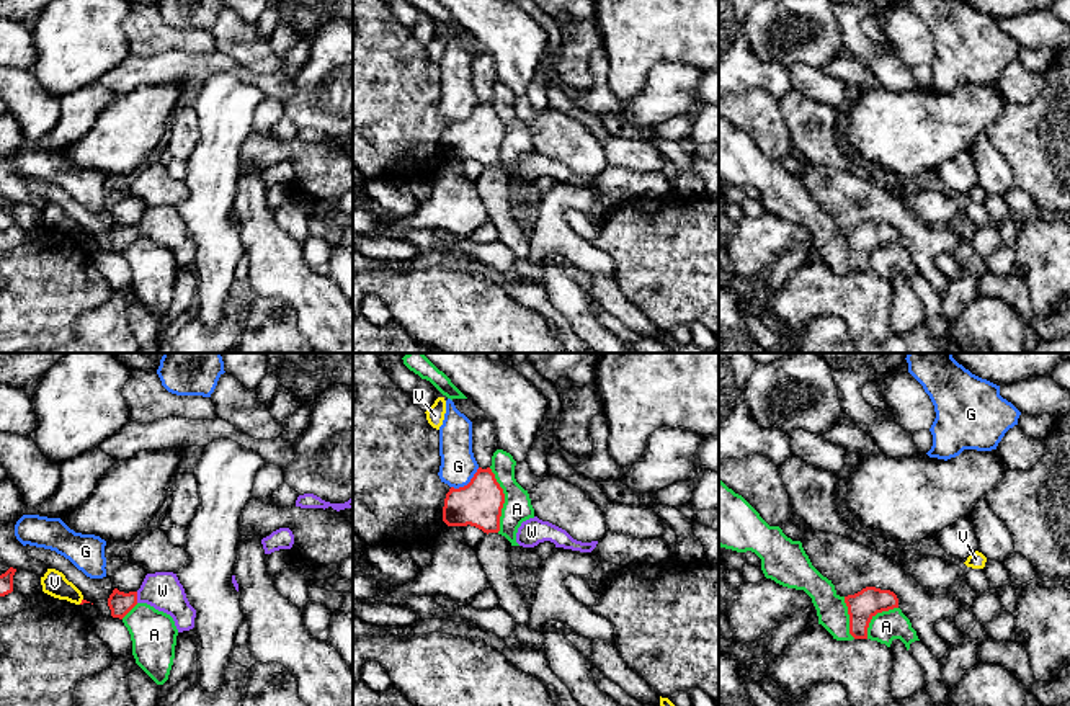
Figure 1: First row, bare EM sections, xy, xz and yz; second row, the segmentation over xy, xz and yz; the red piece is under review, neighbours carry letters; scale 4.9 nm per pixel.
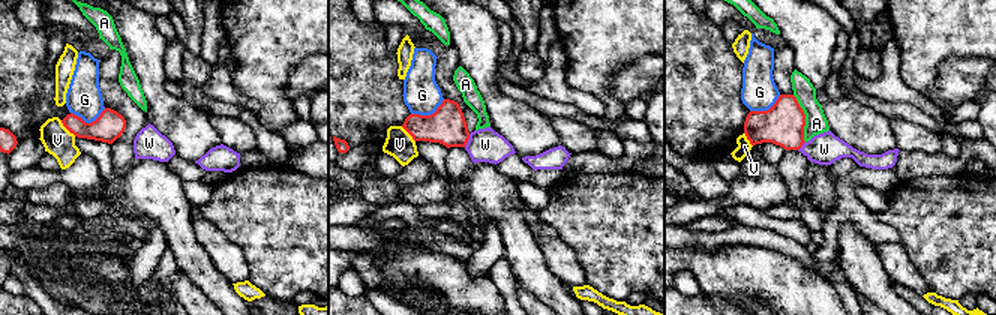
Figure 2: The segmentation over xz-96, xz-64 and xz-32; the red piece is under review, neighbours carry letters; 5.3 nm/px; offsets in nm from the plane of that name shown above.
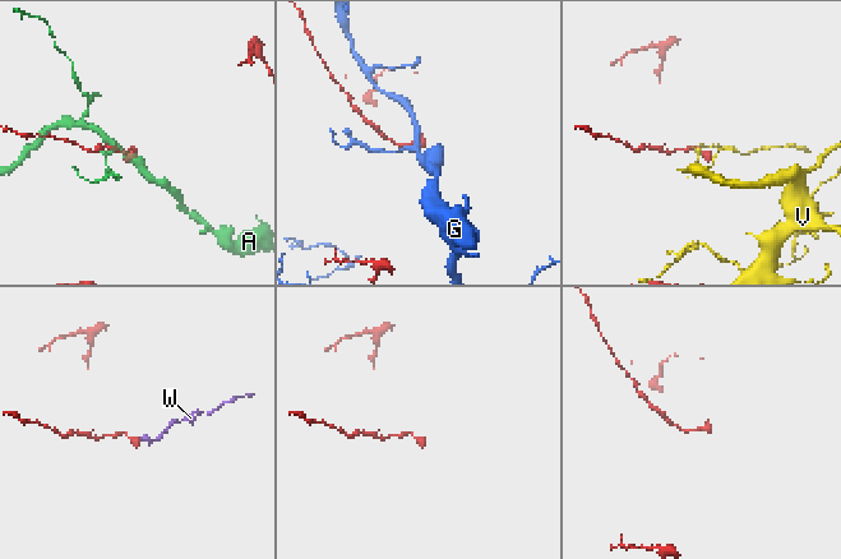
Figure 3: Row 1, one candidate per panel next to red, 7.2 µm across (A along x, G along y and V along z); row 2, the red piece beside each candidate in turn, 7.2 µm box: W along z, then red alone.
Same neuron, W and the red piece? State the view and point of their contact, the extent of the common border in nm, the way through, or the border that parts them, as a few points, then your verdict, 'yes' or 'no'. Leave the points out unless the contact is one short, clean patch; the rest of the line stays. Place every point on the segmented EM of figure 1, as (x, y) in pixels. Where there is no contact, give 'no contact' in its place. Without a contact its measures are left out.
xy (136, 597) | 60 nm | across xy (120, 603), (136, 597), (162, 590) | yes

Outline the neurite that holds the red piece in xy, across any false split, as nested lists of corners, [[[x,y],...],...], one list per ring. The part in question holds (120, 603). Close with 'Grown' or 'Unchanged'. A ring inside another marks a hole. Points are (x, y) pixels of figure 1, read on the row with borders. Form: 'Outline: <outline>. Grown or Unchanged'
Outline: [[[173,572],[147,574],[137,592],[119,592],[108,598],[113,618],[123,619],[137,603],[147,603],[158,611],[170,614],[178,632],[194,628],[196,610],[189,605],[185,588]]]. Grown

